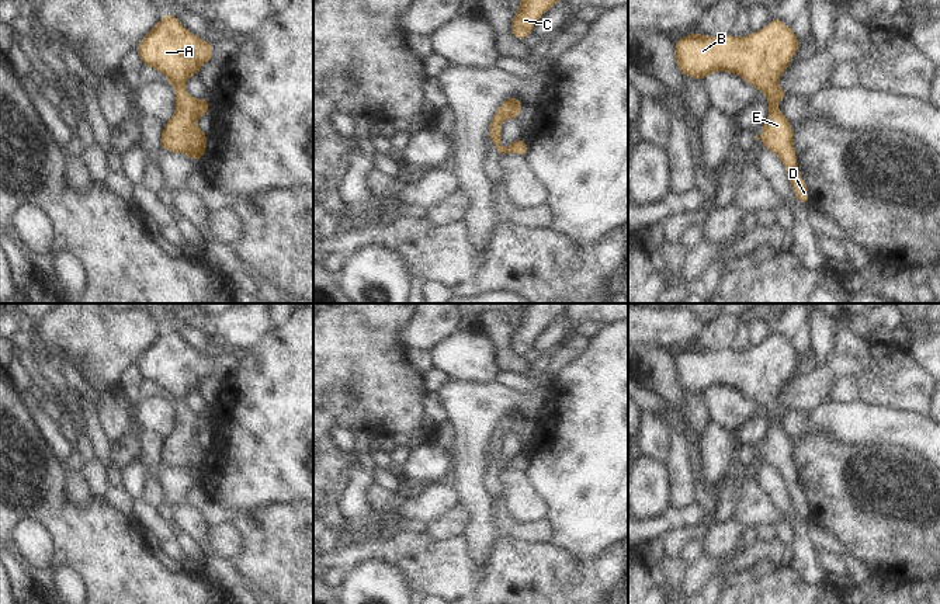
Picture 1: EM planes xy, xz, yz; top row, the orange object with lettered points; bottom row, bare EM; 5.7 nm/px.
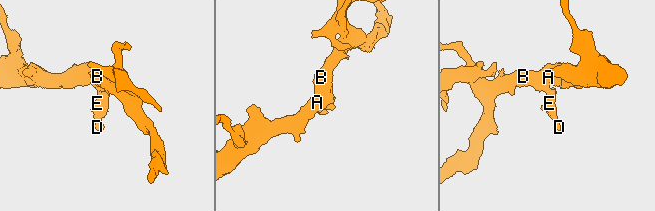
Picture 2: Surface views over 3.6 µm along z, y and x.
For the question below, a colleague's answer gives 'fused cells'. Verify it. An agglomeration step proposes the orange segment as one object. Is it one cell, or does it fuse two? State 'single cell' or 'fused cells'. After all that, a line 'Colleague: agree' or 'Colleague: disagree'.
single cell
Colleague: disagree

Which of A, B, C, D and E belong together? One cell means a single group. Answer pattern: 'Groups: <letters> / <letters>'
Groups: A B C D E.

